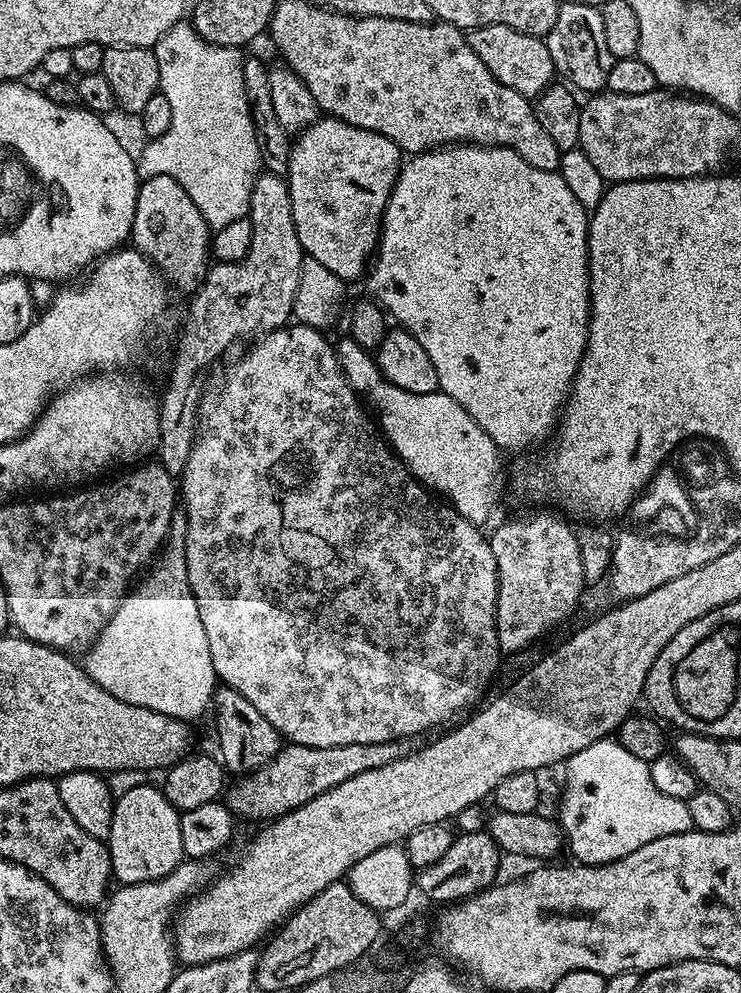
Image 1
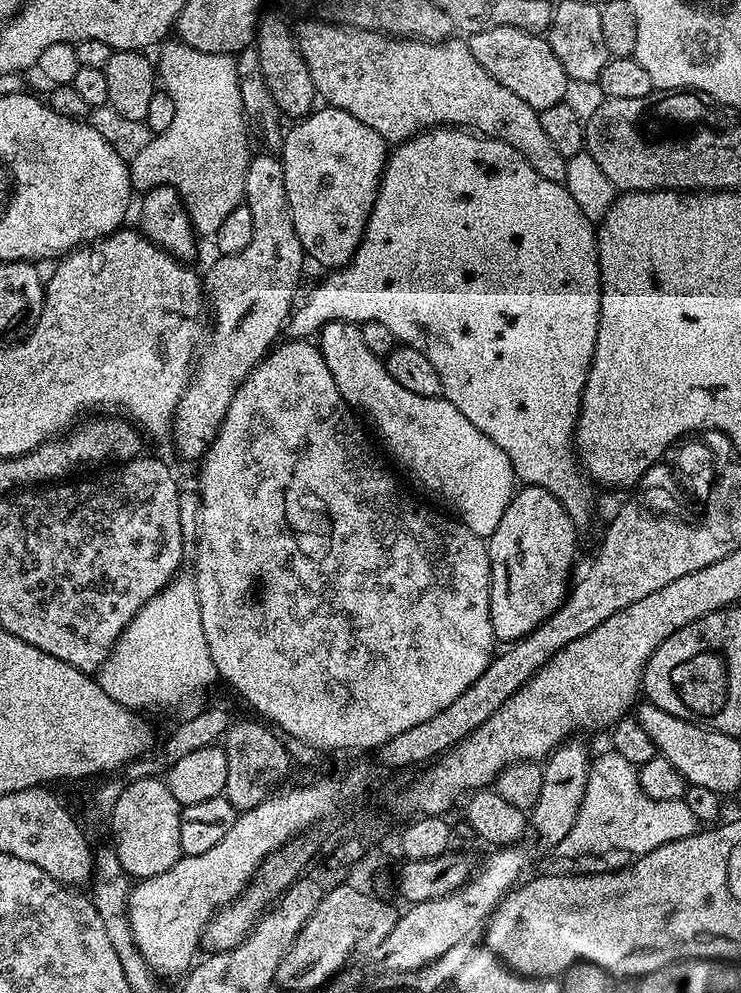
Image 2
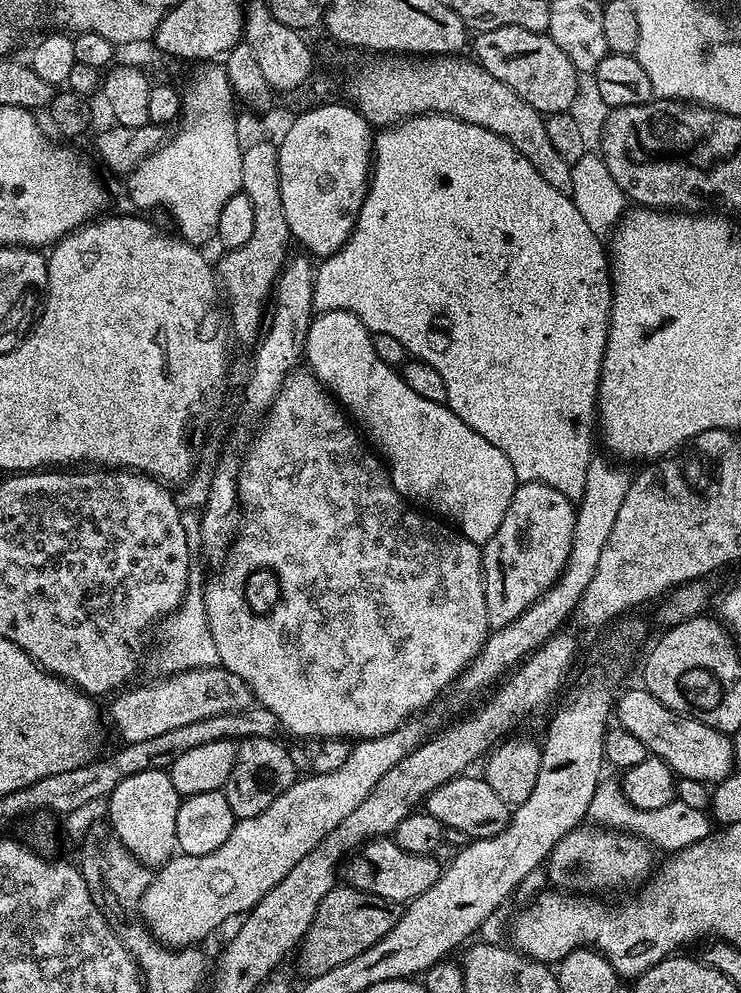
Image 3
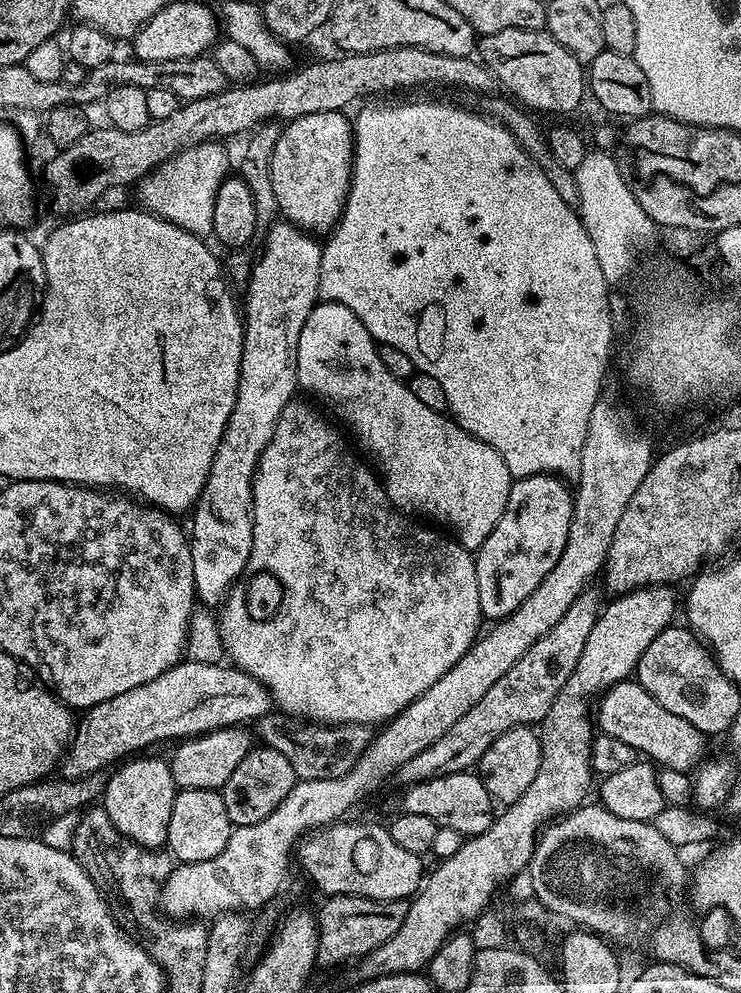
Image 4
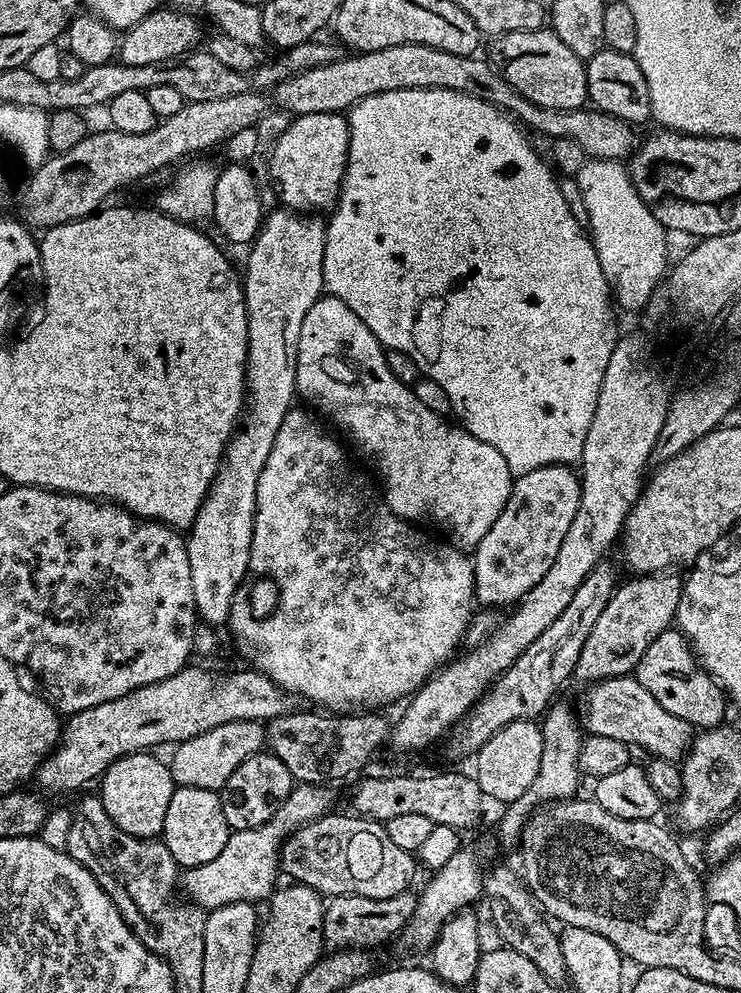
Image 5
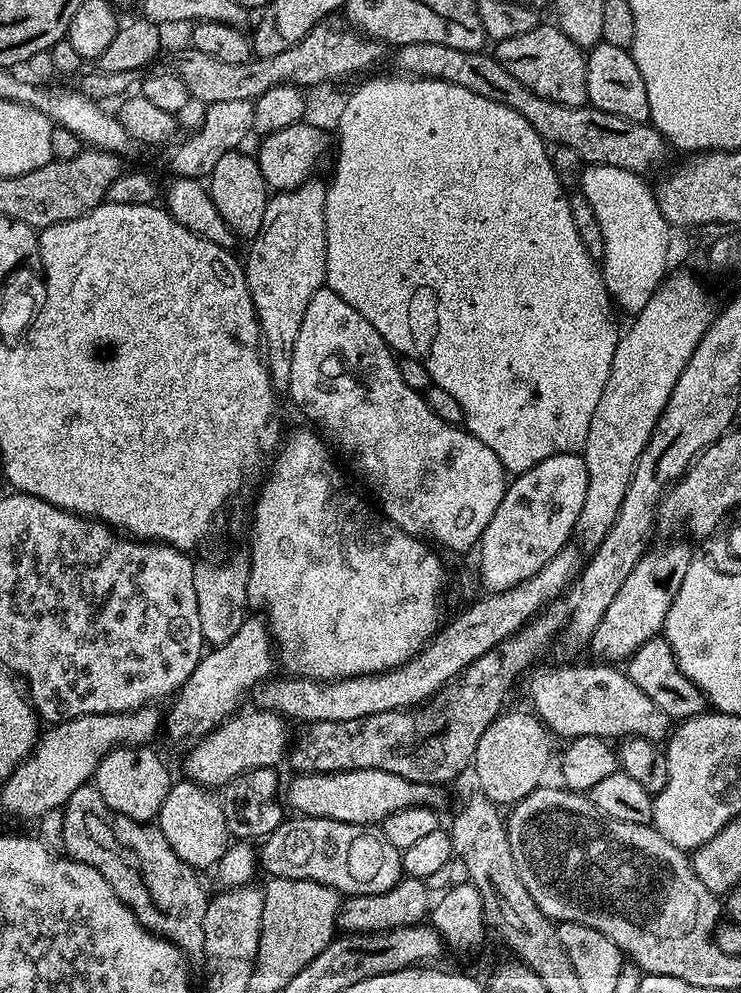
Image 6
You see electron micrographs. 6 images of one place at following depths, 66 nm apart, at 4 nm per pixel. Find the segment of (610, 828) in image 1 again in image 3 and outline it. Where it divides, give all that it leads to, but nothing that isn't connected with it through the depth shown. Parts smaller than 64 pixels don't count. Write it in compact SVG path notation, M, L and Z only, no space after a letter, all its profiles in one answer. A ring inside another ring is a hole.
M605 779L595 790L595 796L588 807L589 819L601 827L631 832L647 841L653 847L659 846L665 852L680 851L694 842L711 835L712 822L705 811L691 809L681 800L674 800L658 810L638 810L625 798L623 787L612 780ZM593 819L593 820L592 820Z

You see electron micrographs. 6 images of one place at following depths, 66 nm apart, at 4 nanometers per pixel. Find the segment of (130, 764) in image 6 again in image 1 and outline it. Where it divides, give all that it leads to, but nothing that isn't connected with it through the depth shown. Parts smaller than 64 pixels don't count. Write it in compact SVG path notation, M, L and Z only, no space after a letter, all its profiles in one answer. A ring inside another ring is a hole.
M145 782L134 786L134 790L127 791L121 797L114 800L112 806L112 821L110 822L110 834L106 841L108 857L112 863L112 874L121 885L137 884L138 882L150 882L160 880L163 876L169 876L177 866L185 859L182 850L182 826L180 825L180 813L169 802L159 787L151 782Z

